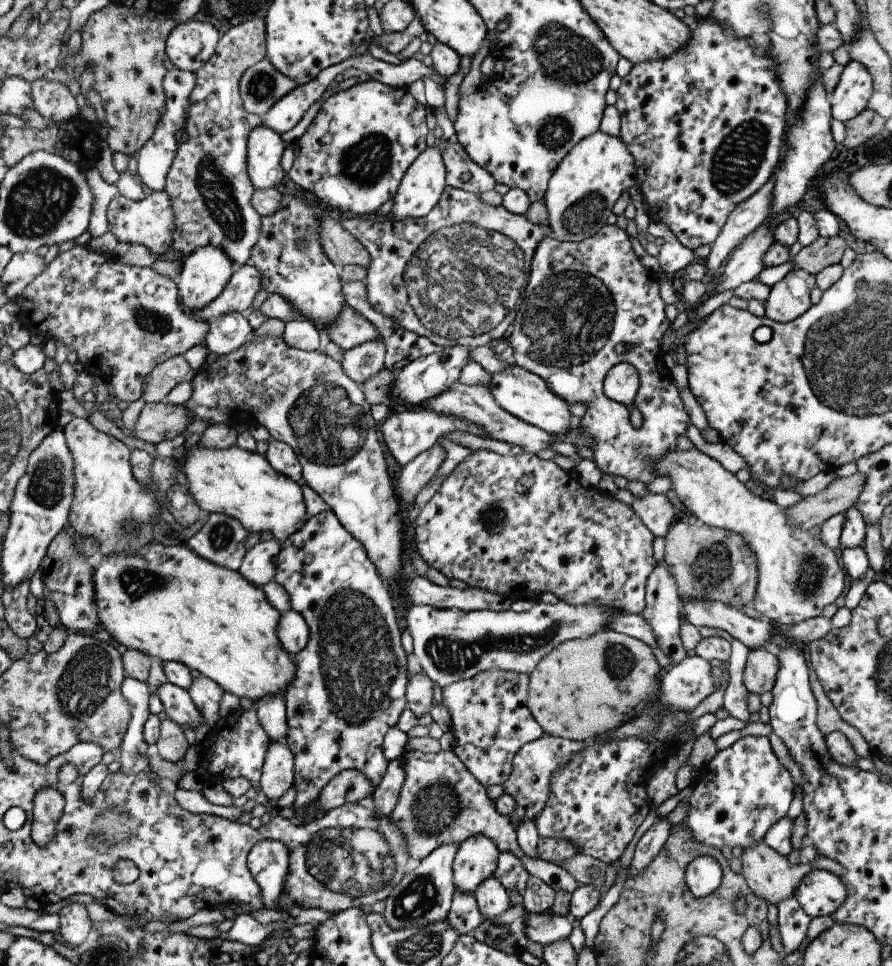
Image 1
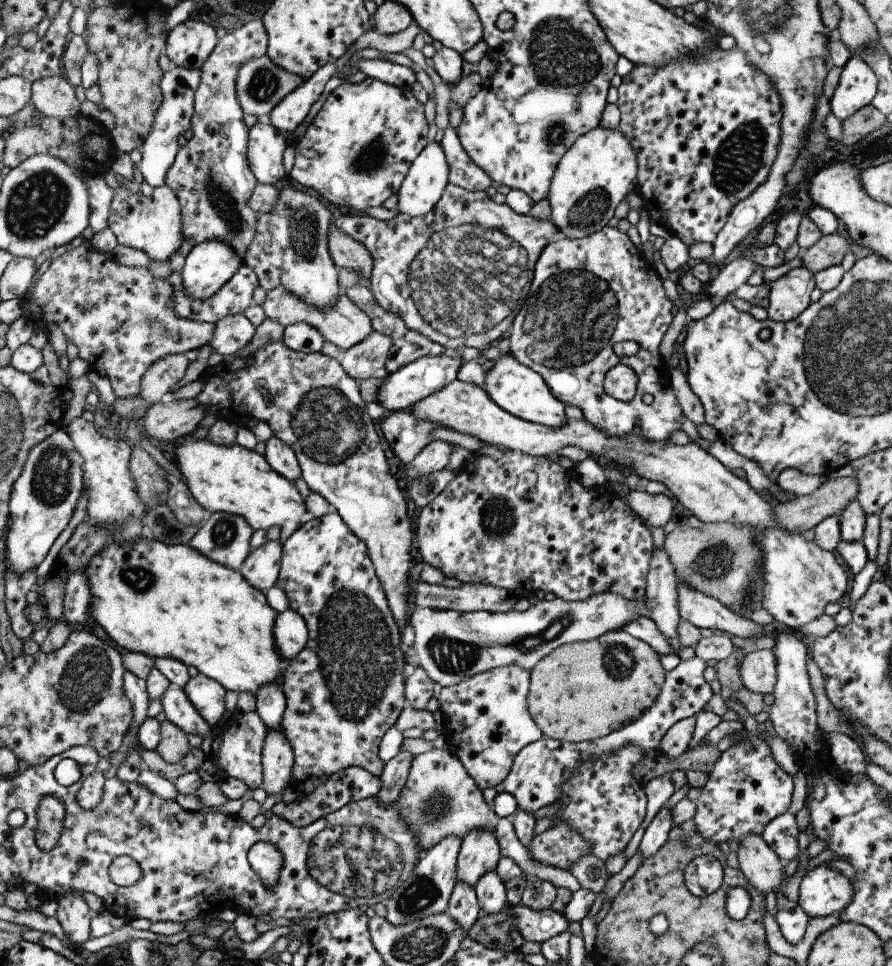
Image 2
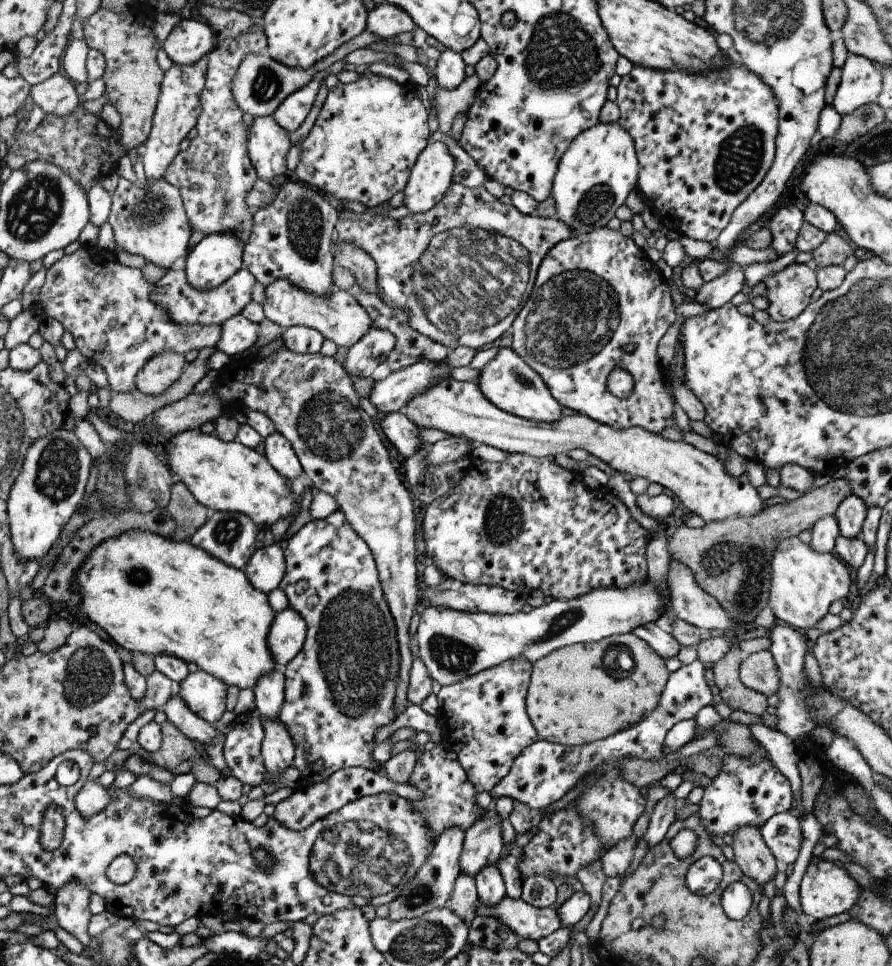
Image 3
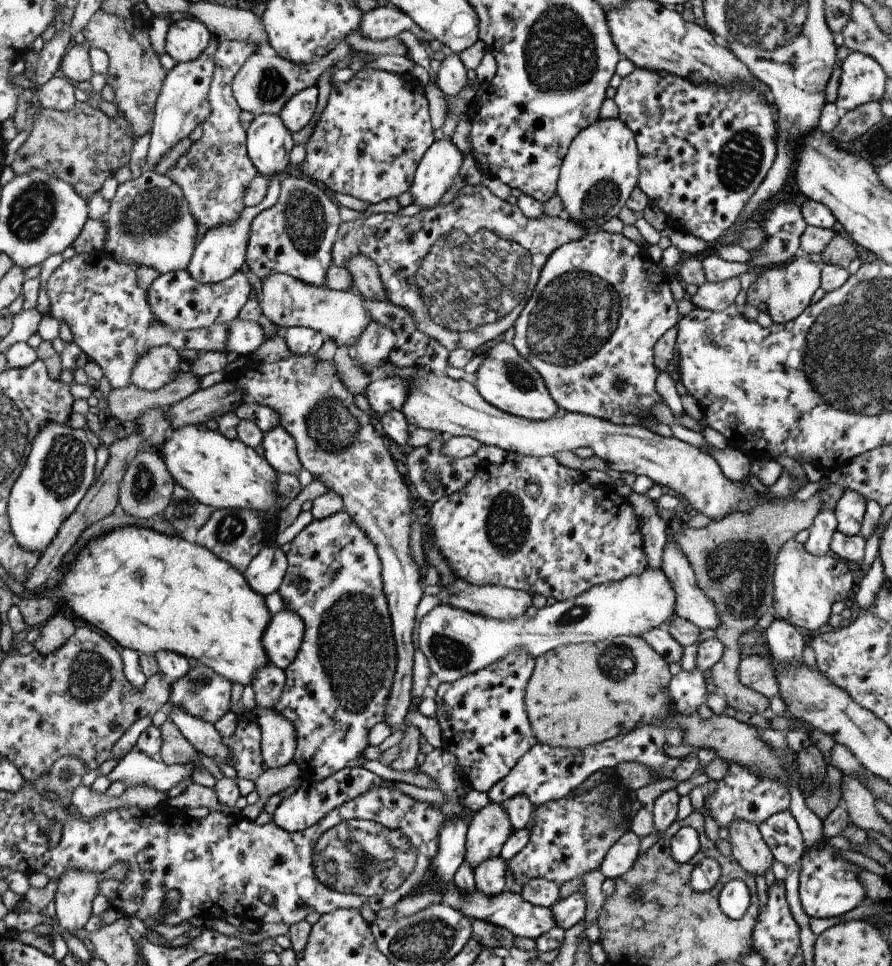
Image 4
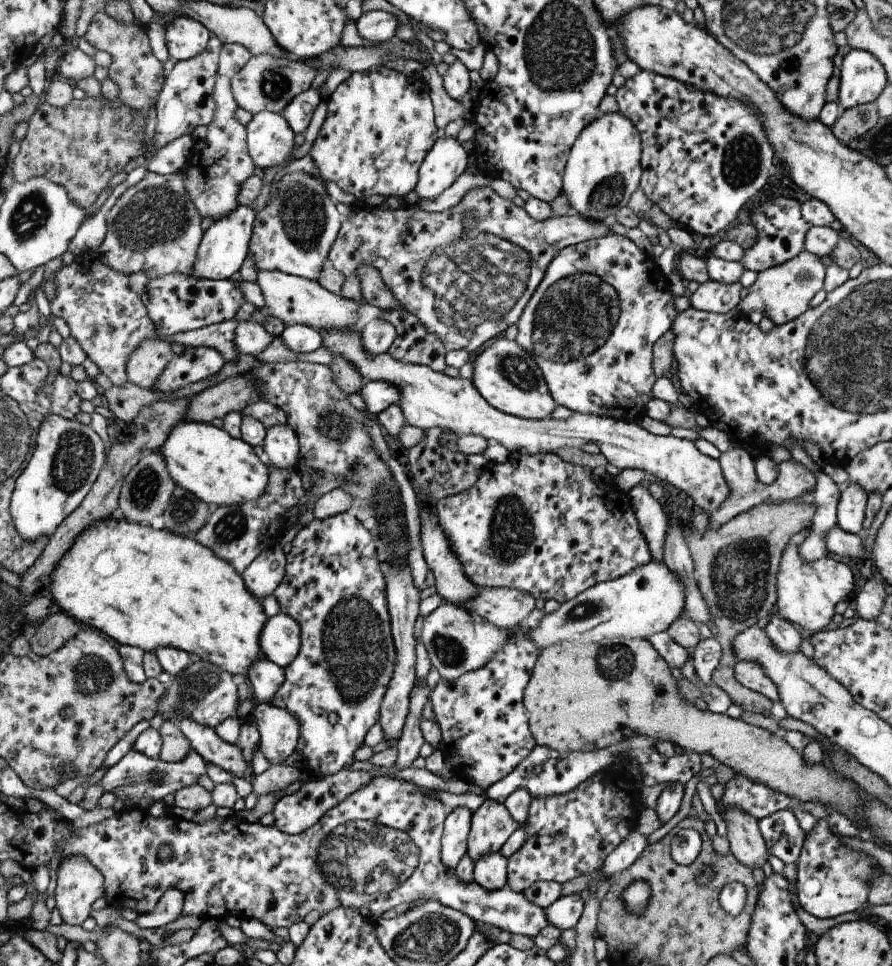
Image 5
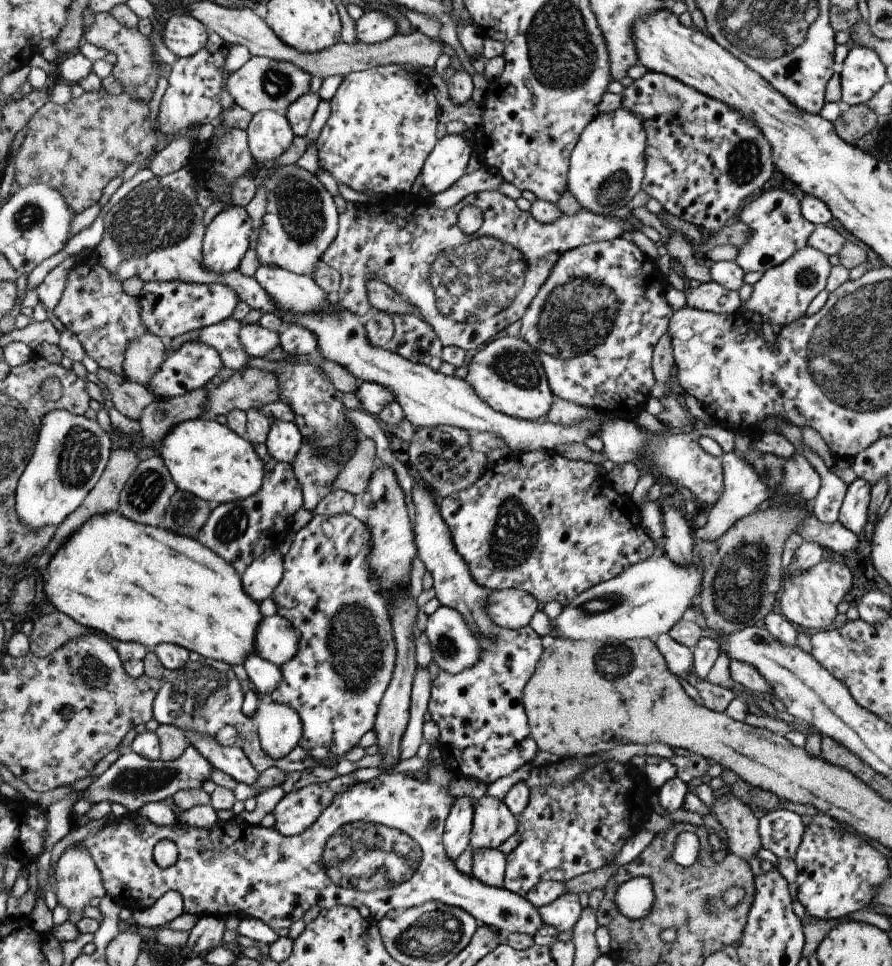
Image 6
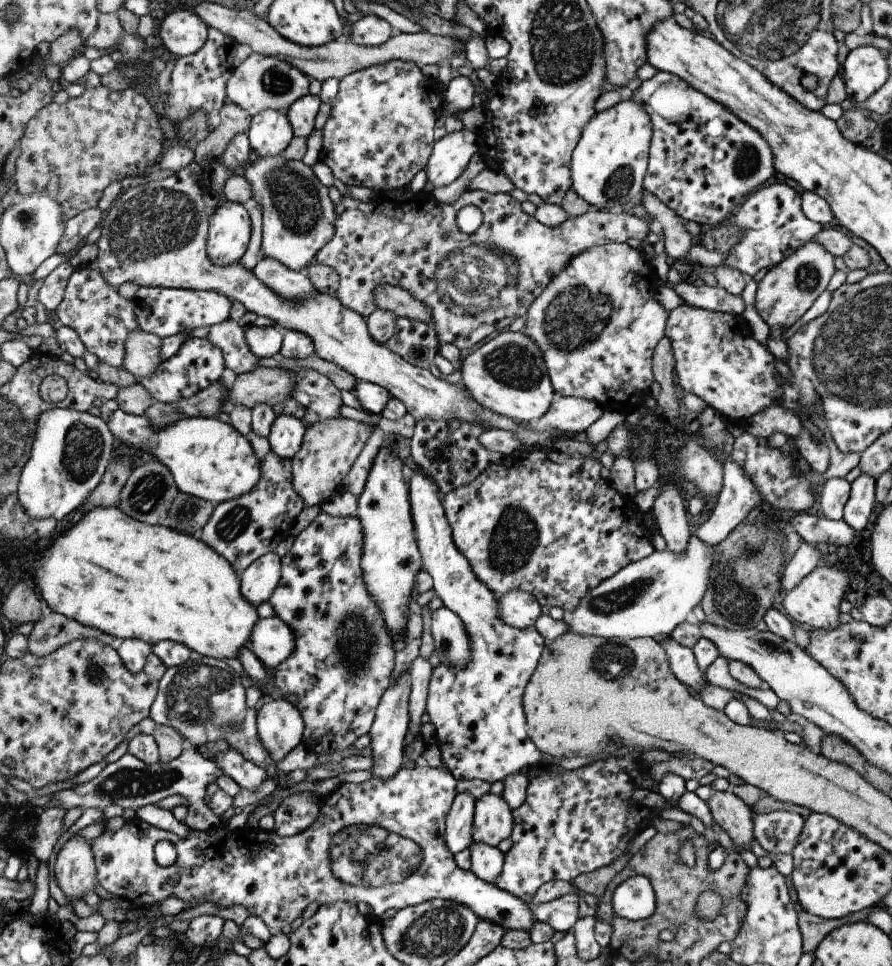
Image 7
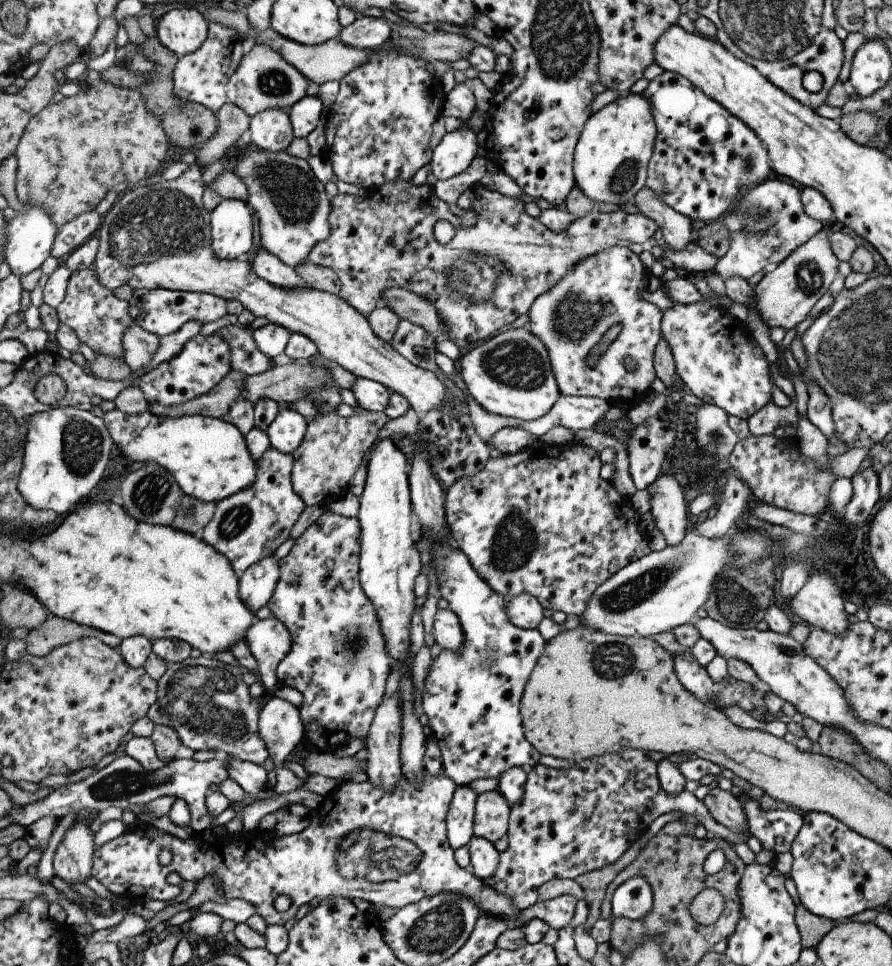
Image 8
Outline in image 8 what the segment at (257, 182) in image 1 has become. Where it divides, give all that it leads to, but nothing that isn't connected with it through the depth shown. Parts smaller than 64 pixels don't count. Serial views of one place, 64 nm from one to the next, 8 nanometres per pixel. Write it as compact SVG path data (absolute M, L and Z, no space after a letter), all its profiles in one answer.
M266 109L251 118L248 130L251 146L270 152L286 151L295 137L286 109Z

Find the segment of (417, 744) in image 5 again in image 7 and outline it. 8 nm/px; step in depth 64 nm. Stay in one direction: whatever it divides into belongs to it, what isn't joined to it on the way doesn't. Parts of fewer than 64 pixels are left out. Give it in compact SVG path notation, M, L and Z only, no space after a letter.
M416 657L409 669L409 685L411 688L409 696L409 725L408 734L405 736L404 746L410 746L423 726L422 715L426 712L426 700L428 698L428 686L432 676L432 666L428 658Z

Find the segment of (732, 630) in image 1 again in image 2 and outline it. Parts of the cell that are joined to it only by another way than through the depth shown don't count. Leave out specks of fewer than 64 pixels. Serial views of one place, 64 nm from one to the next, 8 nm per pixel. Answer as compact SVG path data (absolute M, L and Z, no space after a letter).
M679 582L677 587L679 616L698 629L720 630L738 638L759 638L765 635L763 626L747 616L736 615L717 599L693 590Z

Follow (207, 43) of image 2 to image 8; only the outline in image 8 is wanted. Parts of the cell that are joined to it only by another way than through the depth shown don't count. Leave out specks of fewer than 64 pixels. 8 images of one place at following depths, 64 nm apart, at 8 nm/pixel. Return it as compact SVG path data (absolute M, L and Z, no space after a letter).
M192 6L166 12L157 25L157 39L179 57L198 50L206 40L207 19Z

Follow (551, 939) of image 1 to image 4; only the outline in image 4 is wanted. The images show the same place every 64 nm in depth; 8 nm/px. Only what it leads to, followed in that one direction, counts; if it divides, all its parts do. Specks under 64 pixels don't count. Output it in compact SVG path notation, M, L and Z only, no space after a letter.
M452 884L443 891L444 903L451 908L458 910L462 915L471 920L480 919L490 922L494 925L508 929L514 937L523 937L536 941L540 936L546 932L552 931L557 927L557 923L551 908L538 907L521 898L520 892L512 892L506 890L499 896L486 897L478 890L470 895L460 893Z

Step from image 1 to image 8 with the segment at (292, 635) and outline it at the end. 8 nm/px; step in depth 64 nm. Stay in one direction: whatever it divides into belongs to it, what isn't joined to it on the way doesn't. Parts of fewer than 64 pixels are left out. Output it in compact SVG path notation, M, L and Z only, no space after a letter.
M276 617L259 619L250 625L244 636L254 660L258 662L258 681L268 693L278 687L276 667L290 652L291 634Z

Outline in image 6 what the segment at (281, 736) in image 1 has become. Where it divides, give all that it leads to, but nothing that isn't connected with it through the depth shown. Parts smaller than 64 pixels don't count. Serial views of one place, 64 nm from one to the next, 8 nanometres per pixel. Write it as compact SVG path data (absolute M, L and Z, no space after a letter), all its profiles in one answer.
M256 653L246 658L244 670L248 673L249 680L254 684L254 691L260 698L274 692L282 681L281 668L262 659Z

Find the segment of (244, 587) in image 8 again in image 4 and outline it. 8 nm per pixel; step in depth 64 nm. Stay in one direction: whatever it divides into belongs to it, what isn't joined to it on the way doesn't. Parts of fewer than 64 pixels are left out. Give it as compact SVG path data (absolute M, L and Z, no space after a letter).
M265 546L250 562L244 577L248 585L262 597L274 593L287 572L287 556L281 548Z

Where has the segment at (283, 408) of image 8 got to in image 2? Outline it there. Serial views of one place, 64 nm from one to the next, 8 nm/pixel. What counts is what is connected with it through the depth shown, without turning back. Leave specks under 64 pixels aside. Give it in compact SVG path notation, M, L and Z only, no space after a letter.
M272 436L266 442L265 460L268 465L288 481L298 480L301 477L301 467L293 449L282 440Z

